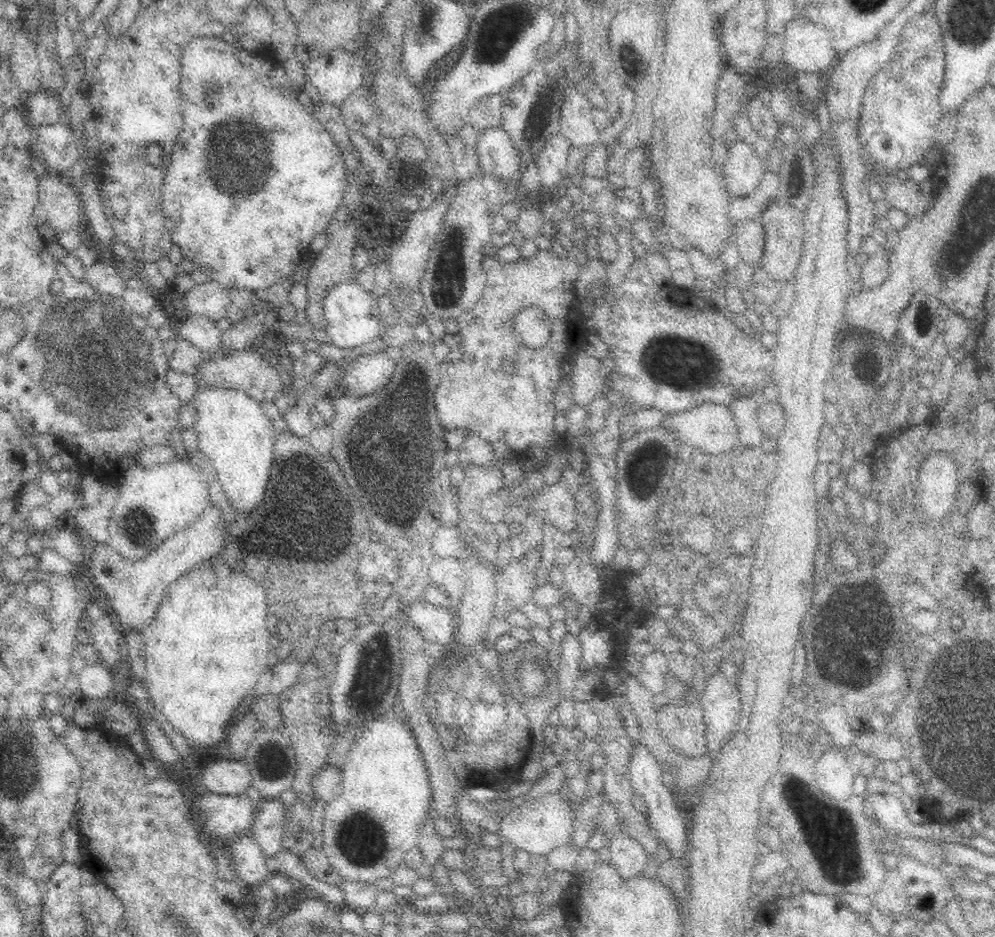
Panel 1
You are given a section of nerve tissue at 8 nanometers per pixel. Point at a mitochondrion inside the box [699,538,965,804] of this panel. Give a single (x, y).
(854, 633)

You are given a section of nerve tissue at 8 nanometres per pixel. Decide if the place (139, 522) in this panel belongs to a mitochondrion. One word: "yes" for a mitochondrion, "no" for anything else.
yes

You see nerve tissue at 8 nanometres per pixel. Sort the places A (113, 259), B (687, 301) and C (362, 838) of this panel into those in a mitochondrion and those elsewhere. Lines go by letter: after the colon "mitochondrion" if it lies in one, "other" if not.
A: other
B: other
C: mitochondrion

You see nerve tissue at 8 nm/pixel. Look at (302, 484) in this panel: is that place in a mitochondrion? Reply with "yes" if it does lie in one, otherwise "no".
yes

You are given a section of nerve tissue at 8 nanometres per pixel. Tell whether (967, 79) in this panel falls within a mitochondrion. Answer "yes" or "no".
no

